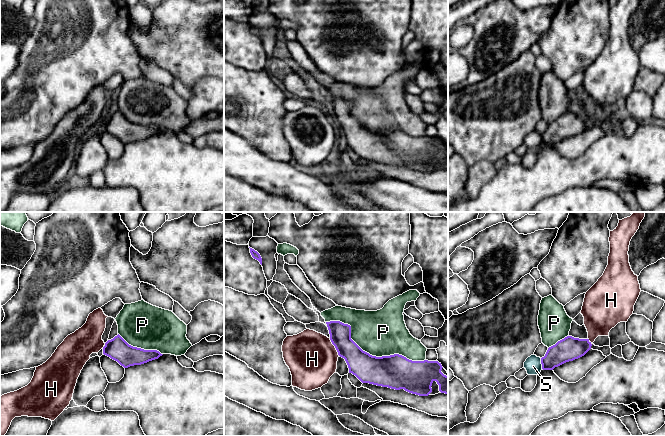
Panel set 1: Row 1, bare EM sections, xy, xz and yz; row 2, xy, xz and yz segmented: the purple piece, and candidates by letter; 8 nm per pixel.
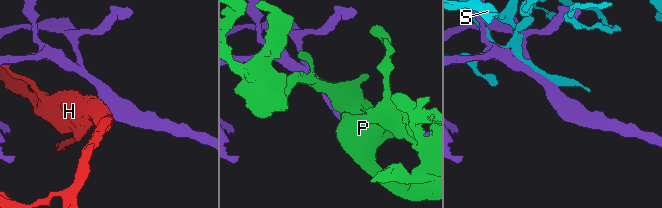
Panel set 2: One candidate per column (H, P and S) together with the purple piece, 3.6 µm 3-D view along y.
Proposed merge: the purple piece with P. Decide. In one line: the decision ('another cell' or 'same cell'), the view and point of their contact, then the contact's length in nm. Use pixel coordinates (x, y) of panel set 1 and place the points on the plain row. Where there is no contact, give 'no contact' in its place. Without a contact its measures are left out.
same cell; meets purple in xz at (369, 130); contact 850 nm long

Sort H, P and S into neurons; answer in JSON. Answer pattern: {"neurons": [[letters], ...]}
{"neurons": [["H"], ["P"], ["S"]]}

